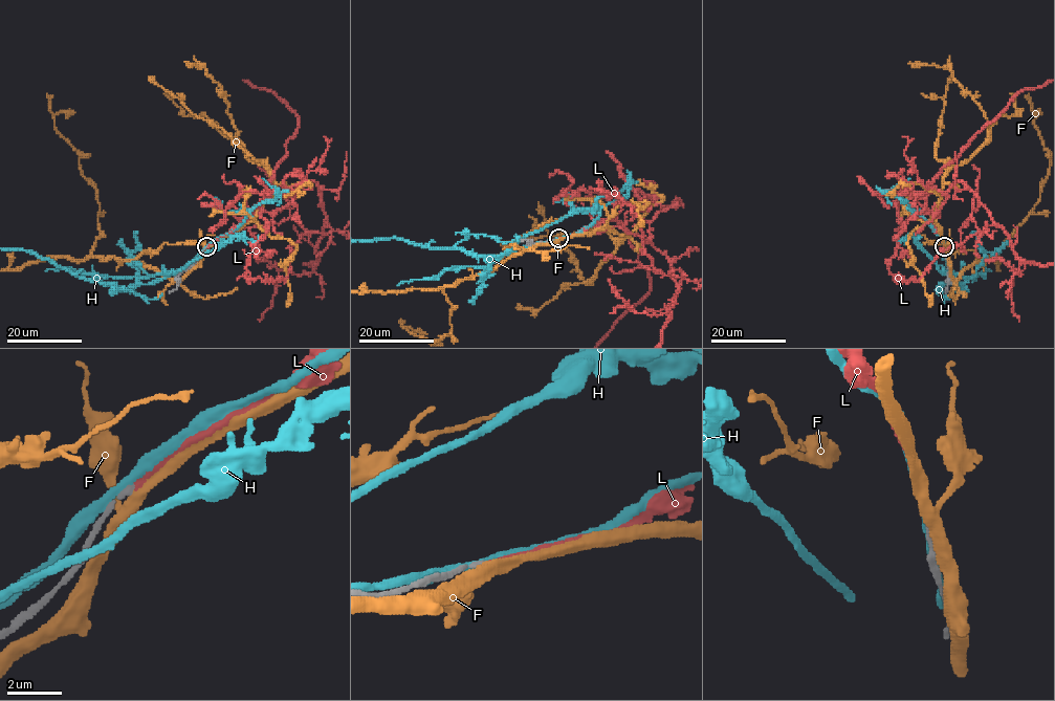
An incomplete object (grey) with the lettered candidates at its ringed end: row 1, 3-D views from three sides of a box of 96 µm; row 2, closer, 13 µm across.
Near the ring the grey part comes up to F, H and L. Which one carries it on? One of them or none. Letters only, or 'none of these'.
L

